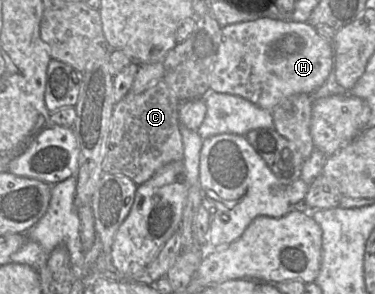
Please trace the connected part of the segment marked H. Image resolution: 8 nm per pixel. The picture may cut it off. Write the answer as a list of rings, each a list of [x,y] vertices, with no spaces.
[[[263,17],[222,27],[217,55],[209,75],[211,90],[241,96],[265,110],[273,110],[283,99],[298,93],[312,94],[333,70],[334,51],[329,41],[307,22]]]

